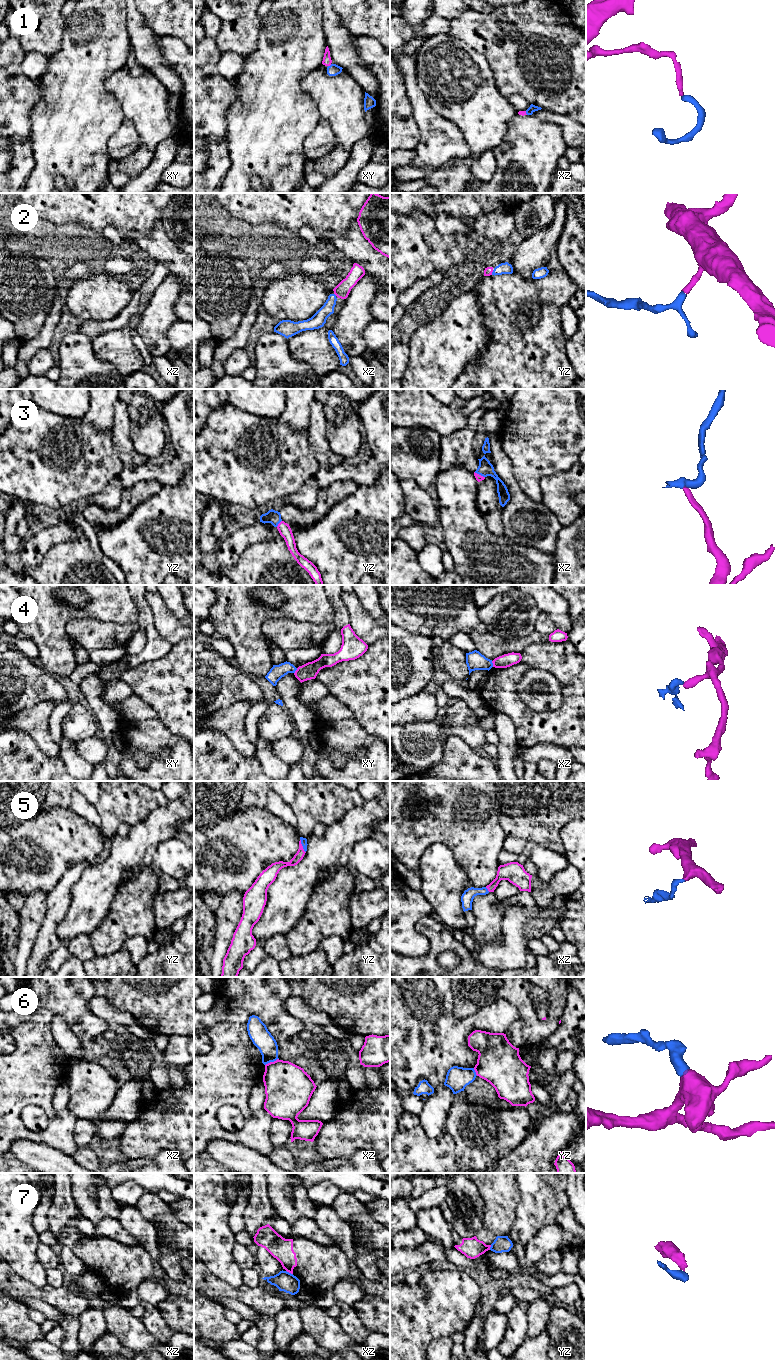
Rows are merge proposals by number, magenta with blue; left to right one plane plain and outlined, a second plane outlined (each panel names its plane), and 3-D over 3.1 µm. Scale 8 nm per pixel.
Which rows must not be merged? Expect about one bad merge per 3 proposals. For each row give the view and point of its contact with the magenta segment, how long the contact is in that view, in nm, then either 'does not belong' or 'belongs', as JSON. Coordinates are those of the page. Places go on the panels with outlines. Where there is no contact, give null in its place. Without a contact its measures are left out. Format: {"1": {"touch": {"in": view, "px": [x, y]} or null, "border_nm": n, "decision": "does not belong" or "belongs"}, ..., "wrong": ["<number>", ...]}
{"1": {"touch": {"in": "xy", "px": [329, 65]}, "border_nm": 40, "decision": "belongs"}, "2": {"touch": {"in": "yz", "px": [492, 271]}, "border_nm": 40, "decision": "belongs"}, "3": {"touch": {"in": "yz", "px": [279, 523]}, "border_nm": 70, "decision": "belongs"}, "4": {"touch": {"in": "xz", "px": [493, 664]}, "border_nm": 50, "decision": "does not belong"}, "5": {"touch": {"in": "yz", "px": [302, 846]}, "border_nm": 120, "decision": "belongs"}, "6": {"touch": {"in": "xz", "px": [271, 1062]}, "border_nm": 130, "decision": "does not belong"}, "7": {"touch": {"in": "xz", "px": [289, 1272]}, "border_nm": 70, "decision": "does not belong"}, "wrong": ["4", "6", "7"]}

